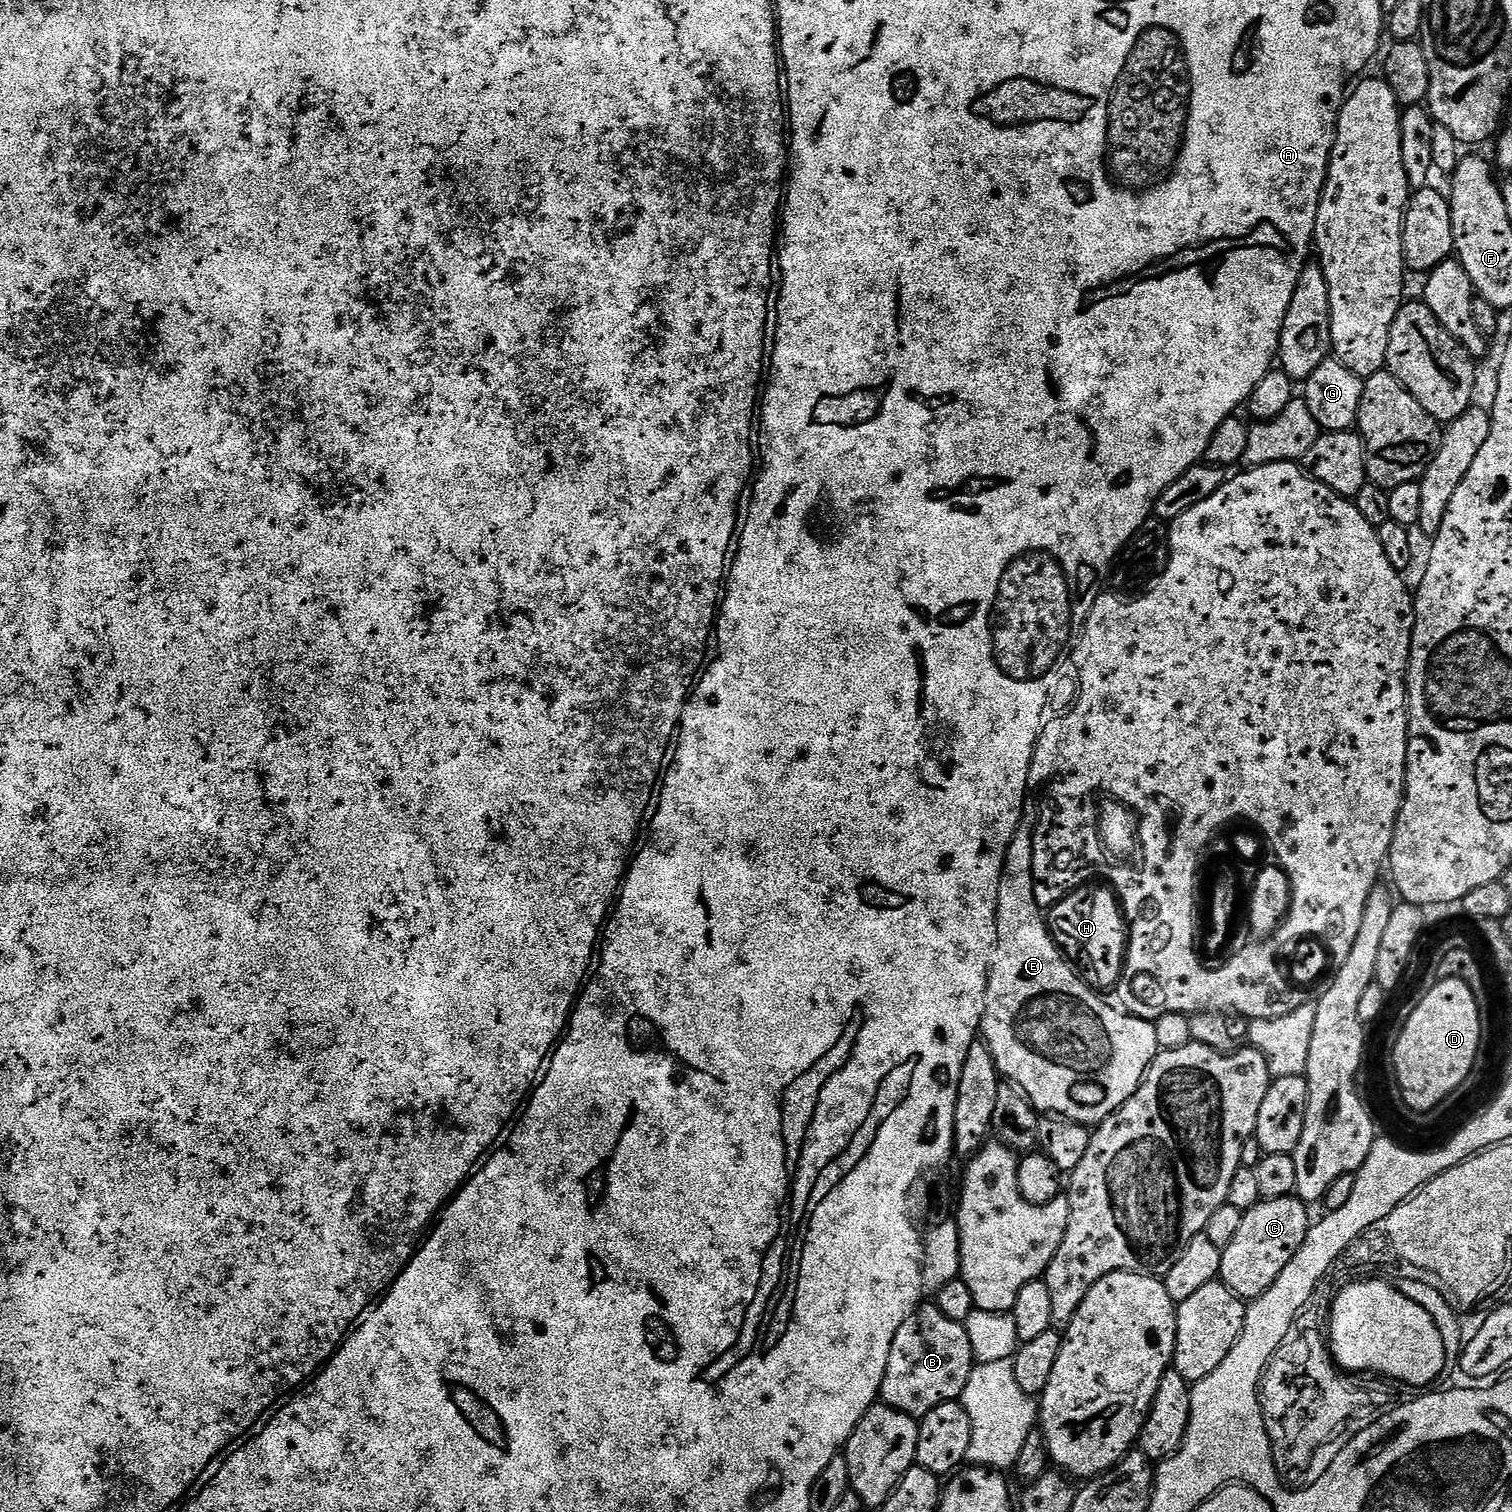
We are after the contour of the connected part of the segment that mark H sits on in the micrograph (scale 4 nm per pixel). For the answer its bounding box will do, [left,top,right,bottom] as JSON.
[1046,884,1128,989]

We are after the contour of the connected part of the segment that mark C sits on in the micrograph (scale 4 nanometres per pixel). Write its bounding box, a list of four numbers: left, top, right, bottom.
[1219,1196,1310,1302]

